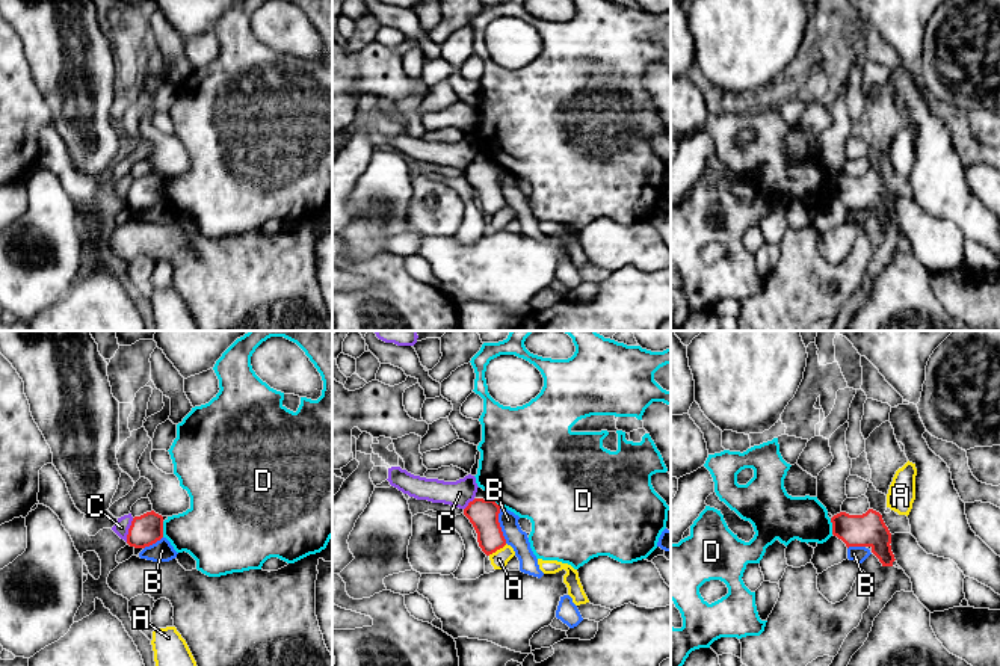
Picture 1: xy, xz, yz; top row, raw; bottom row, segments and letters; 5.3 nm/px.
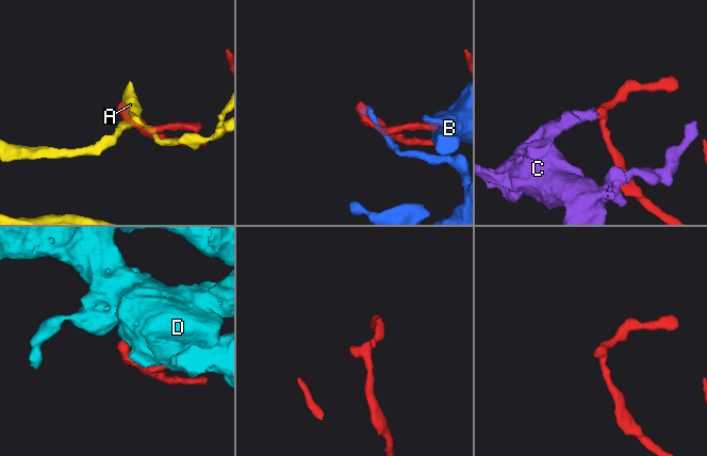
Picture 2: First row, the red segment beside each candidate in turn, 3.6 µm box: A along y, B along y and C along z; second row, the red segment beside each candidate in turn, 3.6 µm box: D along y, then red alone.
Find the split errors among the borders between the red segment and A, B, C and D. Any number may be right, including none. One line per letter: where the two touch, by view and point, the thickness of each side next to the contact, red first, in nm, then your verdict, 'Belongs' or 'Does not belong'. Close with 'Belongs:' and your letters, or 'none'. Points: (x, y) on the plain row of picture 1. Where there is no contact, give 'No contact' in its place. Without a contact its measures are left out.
A: Touches red at xz (497, 210). Thickness 160 nm (red) against 90 nm. Does not belong
B: Touches red at xz (499, 188). Thickness 160 nm (red) against 100 nm. Does not belong
C: Touches red at xy (129, 192). Thickness 160 nm (red) against 80 nm. Does not belong
D: Touches red at xy (162, 191). Thickness 160 nm (red) against 320 nm. Does not belong
Belongs: none

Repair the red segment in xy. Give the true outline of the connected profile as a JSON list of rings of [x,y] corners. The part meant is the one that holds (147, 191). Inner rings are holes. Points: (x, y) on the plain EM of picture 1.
[[[154,172],[134,178],[127,196],[127,205],[145,210],[163,199],[163,178]]]

